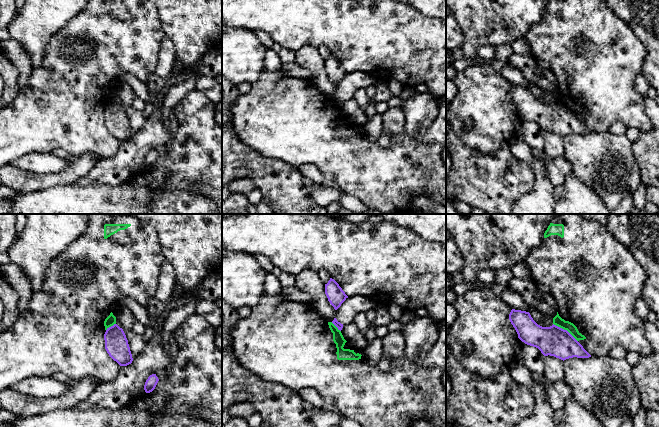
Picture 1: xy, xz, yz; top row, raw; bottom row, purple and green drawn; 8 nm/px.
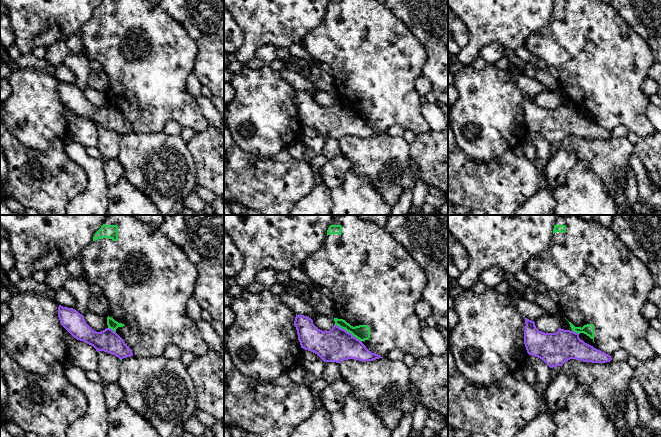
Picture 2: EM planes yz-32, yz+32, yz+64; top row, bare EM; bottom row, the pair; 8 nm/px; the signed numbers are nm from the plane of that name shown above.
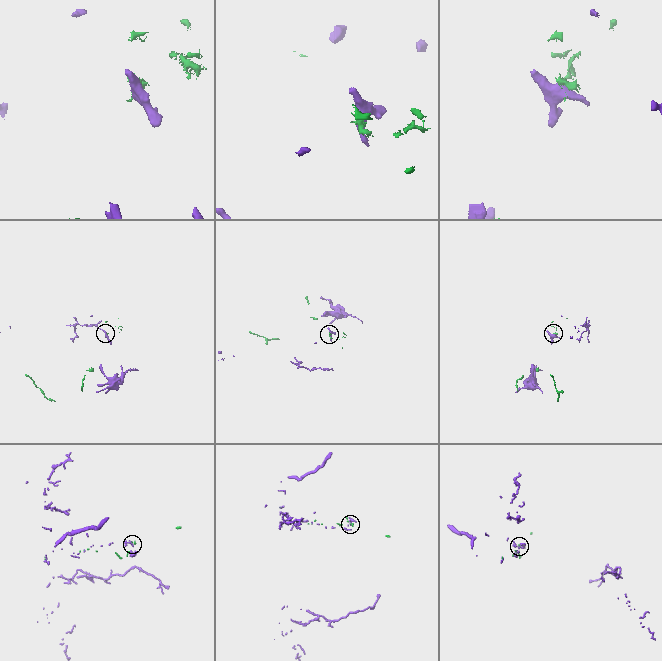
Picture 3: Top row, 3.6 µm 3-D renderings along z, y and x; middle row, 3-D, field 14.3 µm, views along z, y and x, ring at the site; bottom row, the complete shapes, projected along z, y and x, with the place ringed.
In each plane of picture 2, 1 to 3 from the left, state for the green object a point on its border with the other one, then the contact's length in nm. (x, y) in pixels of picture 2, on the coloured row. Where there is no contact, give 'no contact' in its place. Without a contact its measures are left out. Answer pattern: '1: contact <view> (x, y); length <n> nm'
1: contact yz-32 (111, 329); length 80 nm
2: contact yz+32 (348, 332); length 260 nm
3: contact yz+64 (575, 332); length 70 nm

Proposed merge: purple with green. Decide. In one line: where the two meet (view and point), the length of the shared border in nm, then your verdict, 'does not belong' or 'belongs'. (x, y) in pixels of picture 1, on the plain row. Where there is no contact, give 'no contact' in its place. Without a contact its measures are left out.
contact yz (565, 106); length 240 nm; does not belong

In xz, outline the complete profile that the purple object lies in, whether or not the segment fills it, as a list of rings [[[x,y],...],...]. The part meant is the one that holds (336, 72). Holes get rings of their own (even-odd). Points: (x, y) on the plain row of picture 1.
[[[332,54],[325,60],[325,70],[330,80],[337,86],[341,80],[348,74],[339,60]]]

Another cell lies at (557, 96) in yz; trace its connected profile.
[[[550,0],[544,9],[542,19],[529,29],[525,37],[531,56],[536,60],[547,62],[556,78],[557,91],[553,94],[553,100],[567,106],[591,132],[607,132],[610,126],[617,121],[624,123],[627,128],[636,128],[640,132],[646,132],[653,128],[652,122],[645,112],[644,96],[635,89],[635,78],[642,72],[646,49],[628,24],[614,13],[606,2],[600,0]]]

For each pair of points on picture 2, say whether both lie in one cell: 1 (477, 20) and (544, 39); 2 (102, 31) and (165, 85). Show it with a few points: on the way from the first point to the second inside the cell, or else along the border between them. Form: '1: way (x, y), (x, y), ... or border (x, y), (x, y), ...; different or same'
1: border (549, 22), (533, 31), (524, 43); different
2: way (118, 47), (149, 70); same

